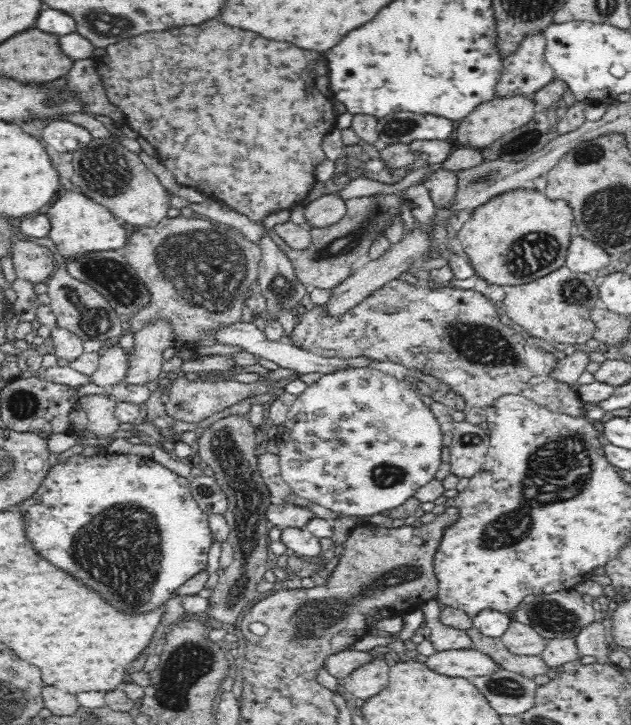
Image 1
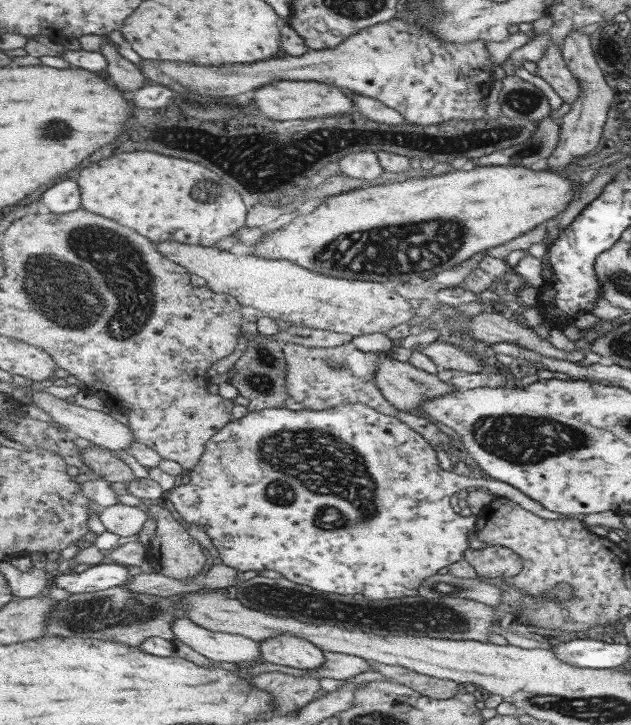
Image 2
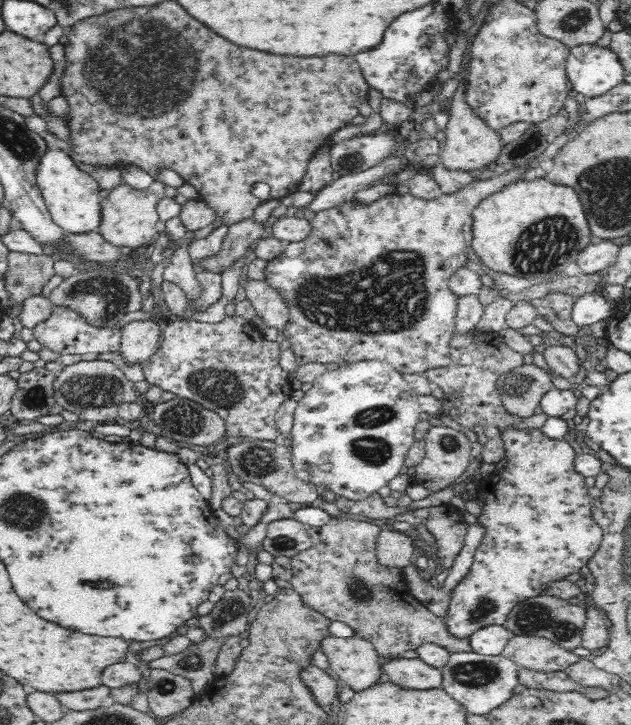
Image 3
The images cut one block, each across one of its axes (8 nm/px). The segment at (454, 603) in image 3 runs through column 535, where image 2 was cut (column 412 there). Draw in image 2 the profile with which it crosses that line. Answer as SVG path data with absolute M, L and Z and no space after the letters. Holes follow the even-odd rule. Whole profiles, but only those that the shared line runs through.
M343 404L319 411L307 409L295 411L276 407L249 413L246 417L232 421L214 438L211 438L210 443L206 446L204 456L198 462L198 466L189 472L189 476L189 483L177 484L172 489L168 495L168 503L173 505L183 520L202 527L203 531L210 537L213 546L217 548L219 557L227 566L243 572L247 572L247 570L275 570L286 579L297 584L311 586L311 588L327 594L362 594L365 599L375 601L403 598L403 596L419 596L419 588L427 578L439 574L441 568L447 568L447 566L466 558L466 552L469 549L467 534L471 531L475 532L479 514L463 517L459 515L458 511L453 510L451 499L453 500L453 494L458 494L459 490L479 487L483 490L489 490L495 497L509 498L512 502L517 502L519 506L523 506L525 510L529 510L541 518L548 520L570 518L564 514L559 514L559 512L548 510L509 483L497 479L466 478L465 476L457 476L455 472L443 470L440 466L438 452L418 431L402 422L401 418L382 414L367 404ZM319 532L333 534L333 538L337 534L337 538L339 538L339 540L335 540L337 544L331 548L319 548L319 542L321 542Z

